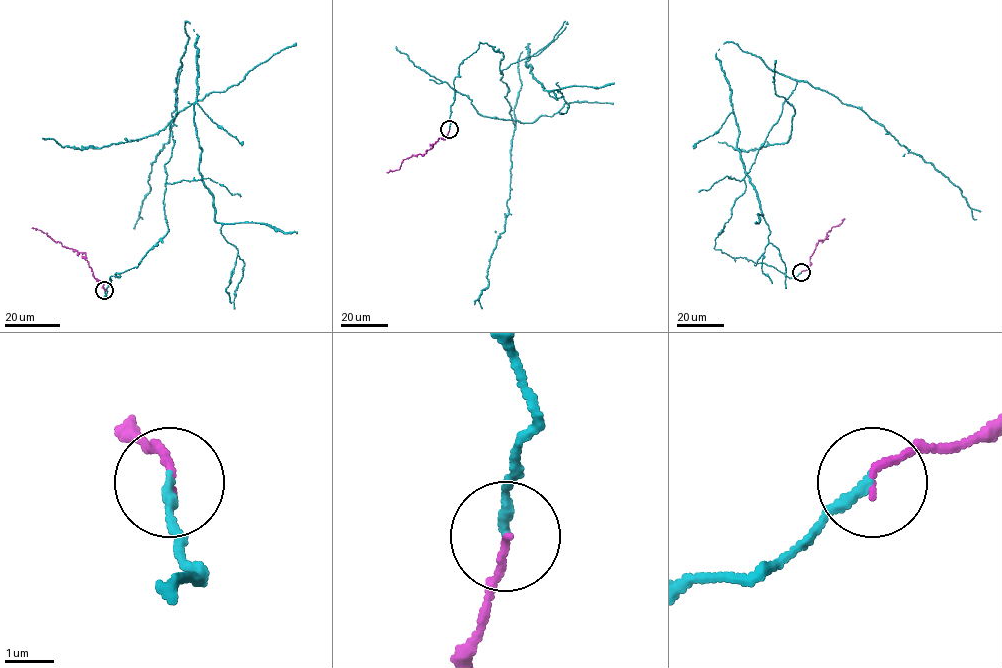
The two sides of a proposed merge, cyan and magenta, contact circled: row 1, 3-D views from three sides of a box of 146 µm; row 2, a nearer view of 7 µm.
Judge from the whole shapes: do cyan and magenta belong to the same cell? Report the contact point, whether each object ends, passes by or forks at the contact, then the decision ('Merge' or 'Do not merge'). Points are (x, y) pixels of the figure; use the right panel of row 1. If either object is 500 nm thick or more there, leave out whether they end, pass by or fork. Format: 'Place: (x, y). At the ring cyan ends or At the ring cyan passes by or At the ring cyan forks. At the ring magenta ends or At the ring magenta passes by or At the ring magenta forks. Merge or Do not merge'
Place: (801, 272). At the ring cyan ends. At the ring magenta ends. Merge

